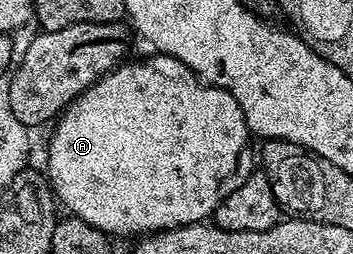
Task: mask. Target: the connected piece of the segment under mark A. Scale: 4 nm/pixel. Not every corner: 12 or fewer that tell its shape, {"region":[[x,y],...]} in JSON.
{"region":[[121,63],[55,121],[55,199],[109,237],[207,221],[254,170],[232,93]]}

